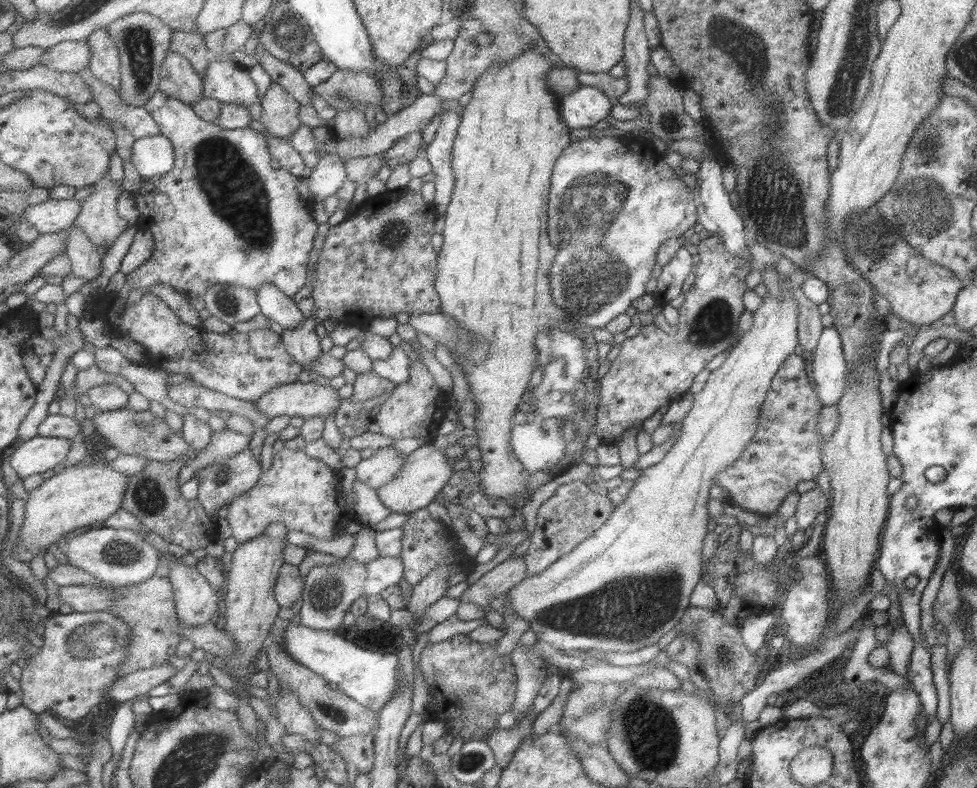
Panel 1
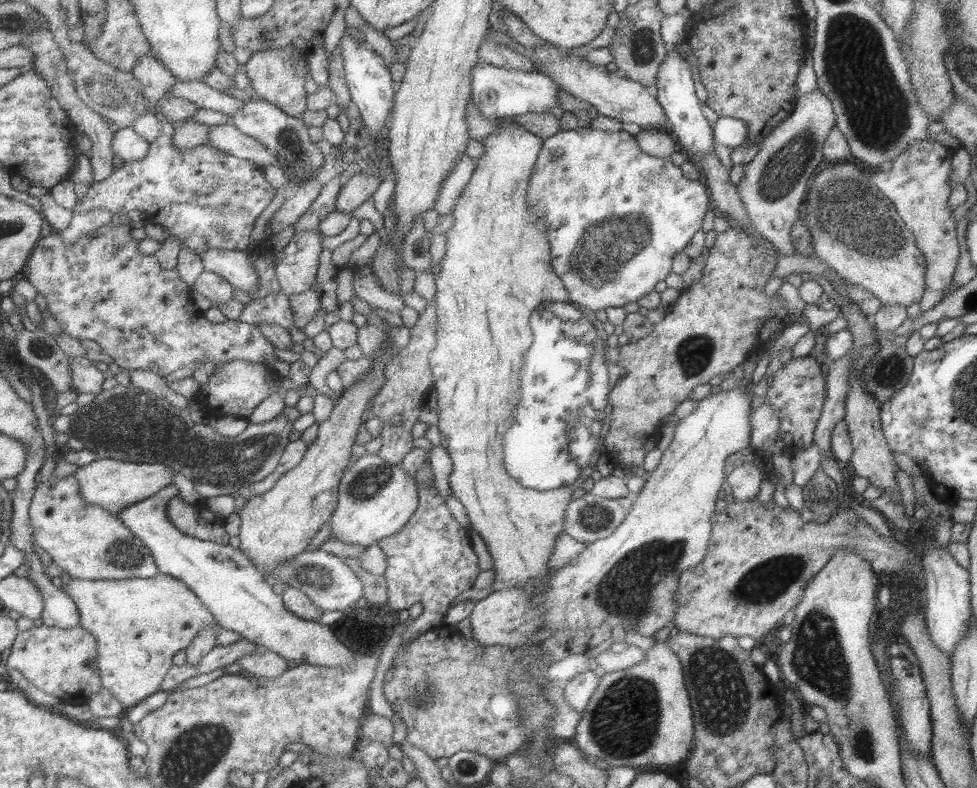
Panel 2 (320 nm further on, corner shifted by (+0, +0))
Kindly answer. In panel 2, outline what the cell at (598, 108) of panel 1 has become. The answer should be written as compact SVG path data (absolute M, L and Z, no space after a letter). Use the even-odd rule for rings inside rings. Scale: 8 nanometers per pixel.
M479 60L471 69L470 79L470 100L488 119L527 115L532 112L543 113L545 109L558 106L556 94L559 87L539 70L522 71L501 68Z

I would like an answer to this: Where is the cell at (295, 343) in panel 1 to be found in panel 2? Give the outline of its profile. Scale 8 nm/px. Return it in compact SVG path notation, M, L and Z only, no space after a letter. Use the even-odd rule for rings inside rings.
M277 291L263 298L249 301L240 310L237 321L255 326L257 324L275 324L288 332L293 328L288 295Z

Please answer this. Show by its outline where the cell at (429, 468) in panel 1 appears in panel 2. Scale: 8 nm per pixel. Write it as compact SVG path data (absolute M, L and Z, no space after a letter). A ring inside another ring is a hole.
M365 453L355 462L349 463L338 483L337 504L328 518L328 527L330 536L345 544L367 547L376 544L380 538L391 536L405 526L418 503L415 479L411 479L399 465L389 464L376 454Z

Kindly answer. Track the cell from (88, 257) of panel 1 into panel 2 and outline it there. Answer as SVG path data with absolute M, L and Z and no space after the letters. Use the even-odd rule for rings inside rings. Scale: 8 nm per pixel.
M30 186L29 195L35 199L39 199L42 203L41 212L44 214L49 231L62 233L71 226L74 218L74 212L70 212L67 208L59 206L53 198L52 188L45 186Z

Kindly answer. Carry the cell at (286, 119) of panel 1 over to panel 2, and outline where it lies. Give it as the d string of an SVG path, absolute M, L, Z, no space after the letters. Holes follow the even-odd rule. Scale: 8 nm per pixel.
M293 45L271 50L255 51L242 66L242 71L250 81L253 91L265 102L282 110L290 117L304 117L306 114L306 96L303 89L308 77L308 59Z

